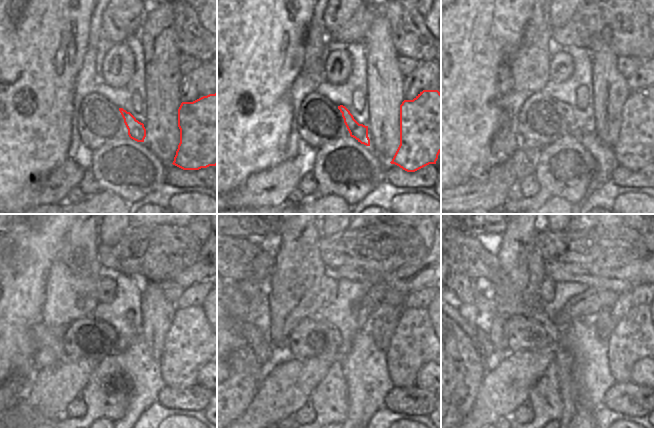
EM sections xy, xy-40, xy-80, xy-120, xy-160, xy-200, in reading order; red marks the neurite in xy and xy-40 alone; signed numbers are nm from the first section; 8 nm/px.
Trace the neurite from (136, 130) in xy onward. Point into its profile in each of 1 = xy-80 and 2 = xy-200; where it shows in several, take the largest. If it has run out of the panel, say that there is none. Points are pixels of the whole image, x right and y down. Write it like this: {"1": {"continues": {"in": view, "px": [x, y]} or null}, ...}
{"1": {"continues": {"in": "xy-80", "px": [575, 130]}}, "2": {"continues": {"in": "xy-200", "px": [556, 335]}}}

